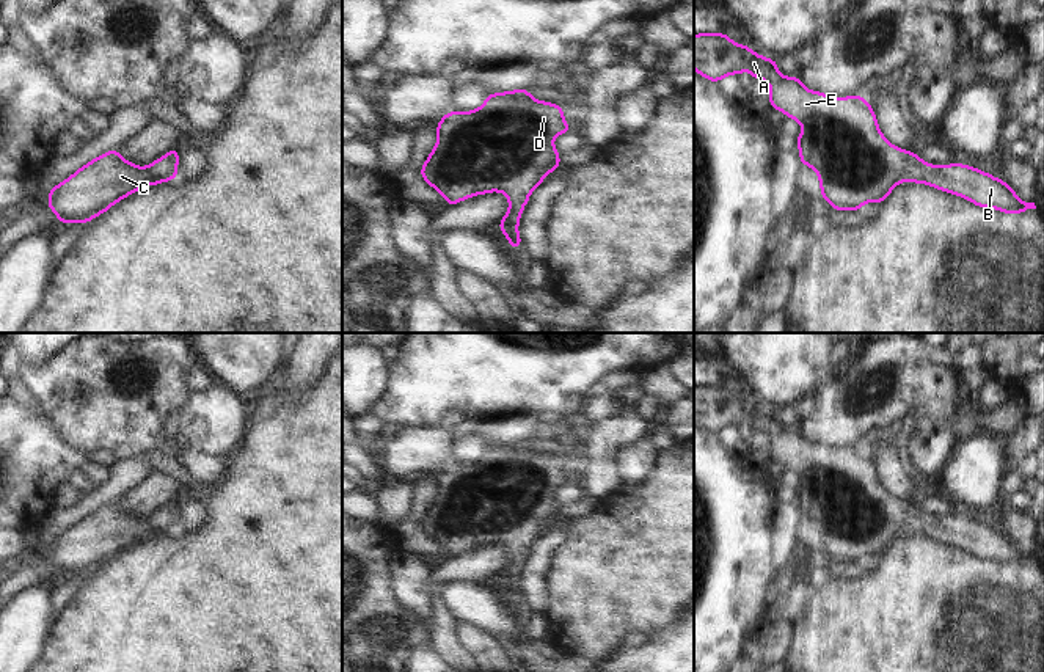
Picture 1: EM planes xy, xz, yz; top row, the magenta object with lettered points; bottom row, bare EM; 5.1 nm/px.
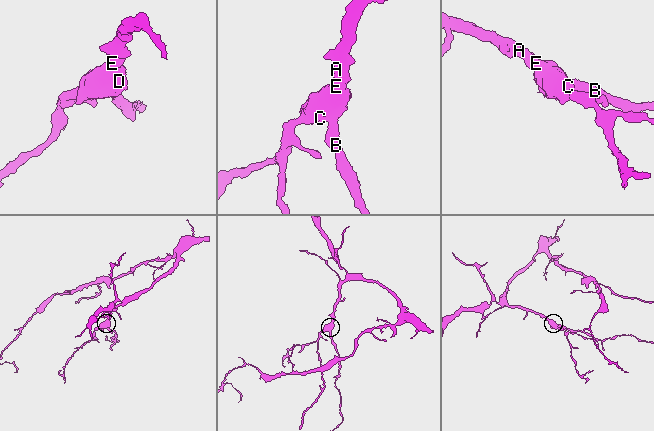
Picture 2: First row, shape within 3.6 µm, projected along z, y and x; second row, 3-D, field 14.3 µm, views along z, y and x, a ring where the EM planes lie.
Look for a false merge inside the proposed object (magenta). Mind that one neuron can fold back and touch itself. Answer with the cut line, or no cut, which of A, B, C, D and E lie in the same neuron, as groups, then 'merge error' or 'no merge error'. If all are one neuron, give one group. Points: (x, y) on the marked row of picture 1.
no cut; A B C D E; no merge error

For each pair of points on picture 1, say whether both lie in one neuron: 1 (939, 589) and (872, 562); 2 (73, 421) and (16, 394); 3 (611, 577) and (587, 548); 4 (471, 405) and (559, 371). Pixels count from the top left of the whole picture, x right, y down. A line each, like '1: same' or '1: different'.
1: different
2: different
3: same
4: same

